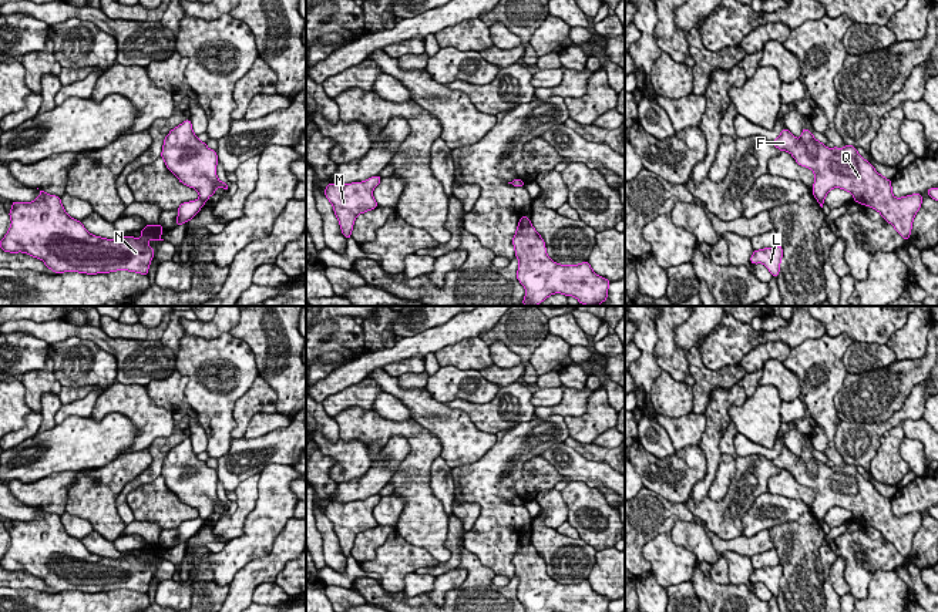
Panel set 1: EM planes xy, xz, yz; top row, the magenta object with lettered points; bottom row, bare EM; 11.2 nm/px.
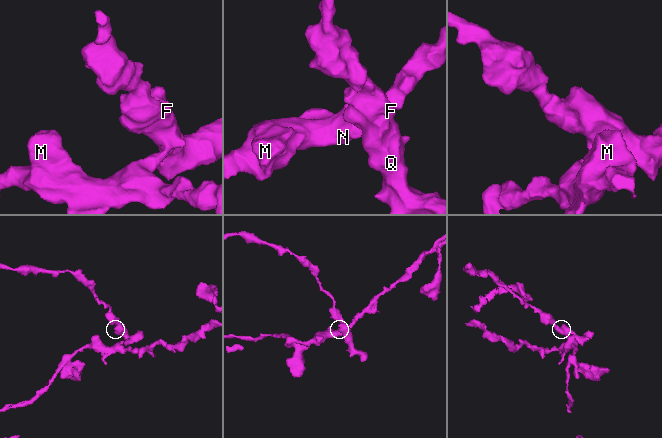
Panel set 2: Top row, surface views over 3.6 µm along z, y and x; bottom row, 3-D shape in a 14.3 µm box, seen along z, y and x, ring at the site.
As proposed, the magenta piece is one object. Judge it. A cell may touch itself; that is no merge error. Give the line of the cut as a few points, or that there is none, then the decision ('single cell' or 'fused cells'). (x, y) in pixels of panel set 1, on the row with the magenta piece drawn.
xy (199, 198), (205, 201) | fused cells

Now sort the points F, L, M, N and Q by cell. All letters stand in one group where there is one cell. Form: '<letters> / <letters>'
F Q / L M N

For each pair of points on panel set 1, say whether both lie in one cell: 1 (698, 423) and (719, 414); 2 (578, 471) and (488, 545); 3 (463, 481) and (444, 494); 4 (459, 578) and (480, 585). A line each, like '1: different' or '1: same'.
1: different
2: different
3: different
4: different

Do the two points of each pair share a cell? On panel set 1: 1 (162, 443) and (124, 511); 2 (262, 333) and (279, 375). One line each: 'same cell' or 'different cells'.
1: same cell
2: same cell

